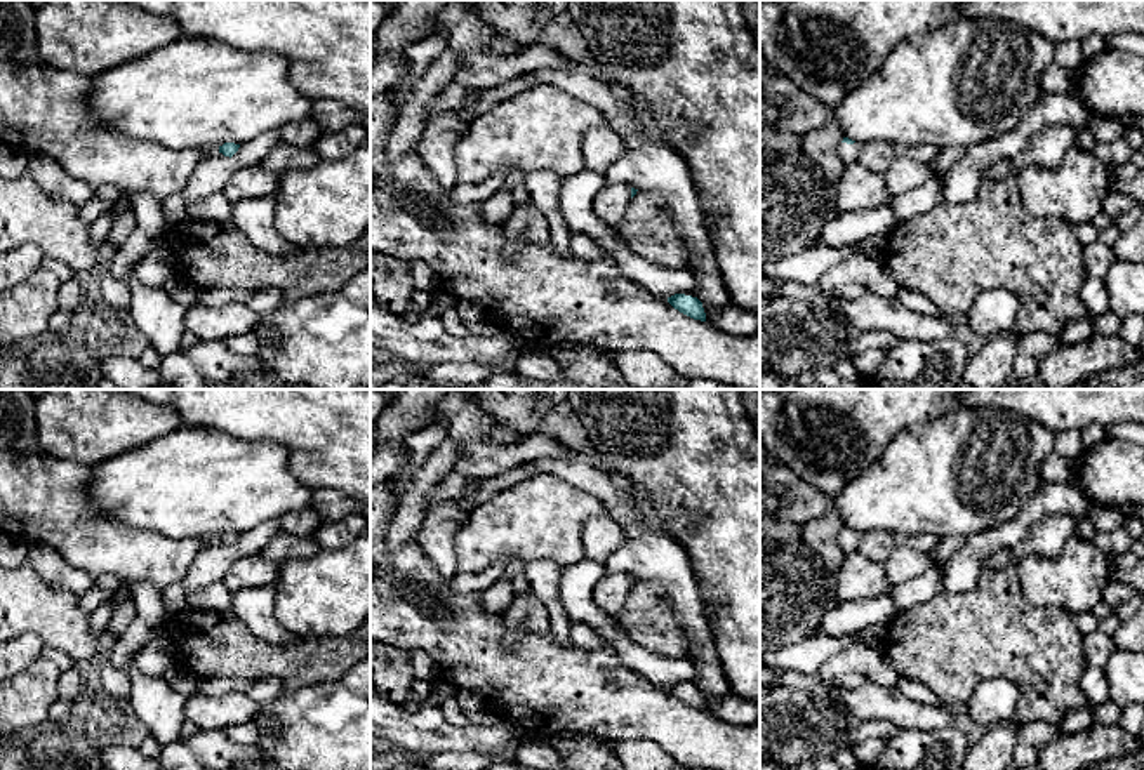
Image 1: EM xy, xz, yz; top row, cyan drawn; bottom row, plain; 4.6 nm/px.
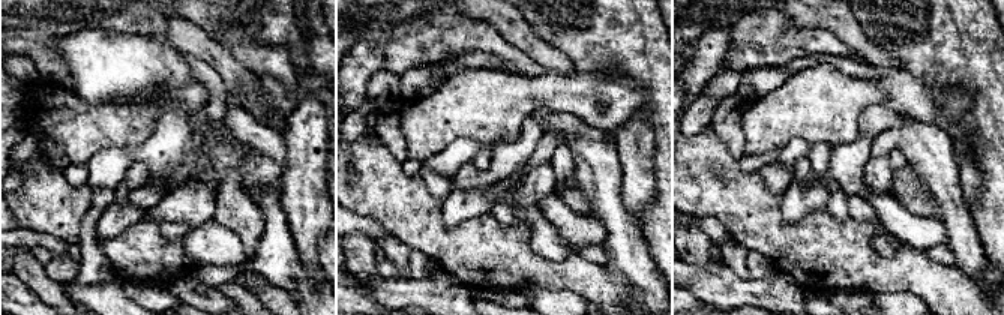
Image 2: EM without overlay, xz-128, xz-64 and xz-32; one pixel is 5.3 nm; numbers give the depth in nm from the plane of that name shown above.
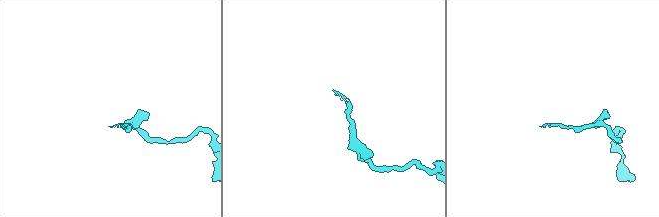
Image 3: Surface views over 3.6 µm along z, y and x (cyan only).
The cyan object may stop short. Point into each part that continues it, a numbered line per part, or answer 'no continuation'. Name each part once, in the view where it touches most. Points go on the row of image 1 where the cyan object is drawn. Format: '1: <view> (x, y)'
1: yz (849, 153)

